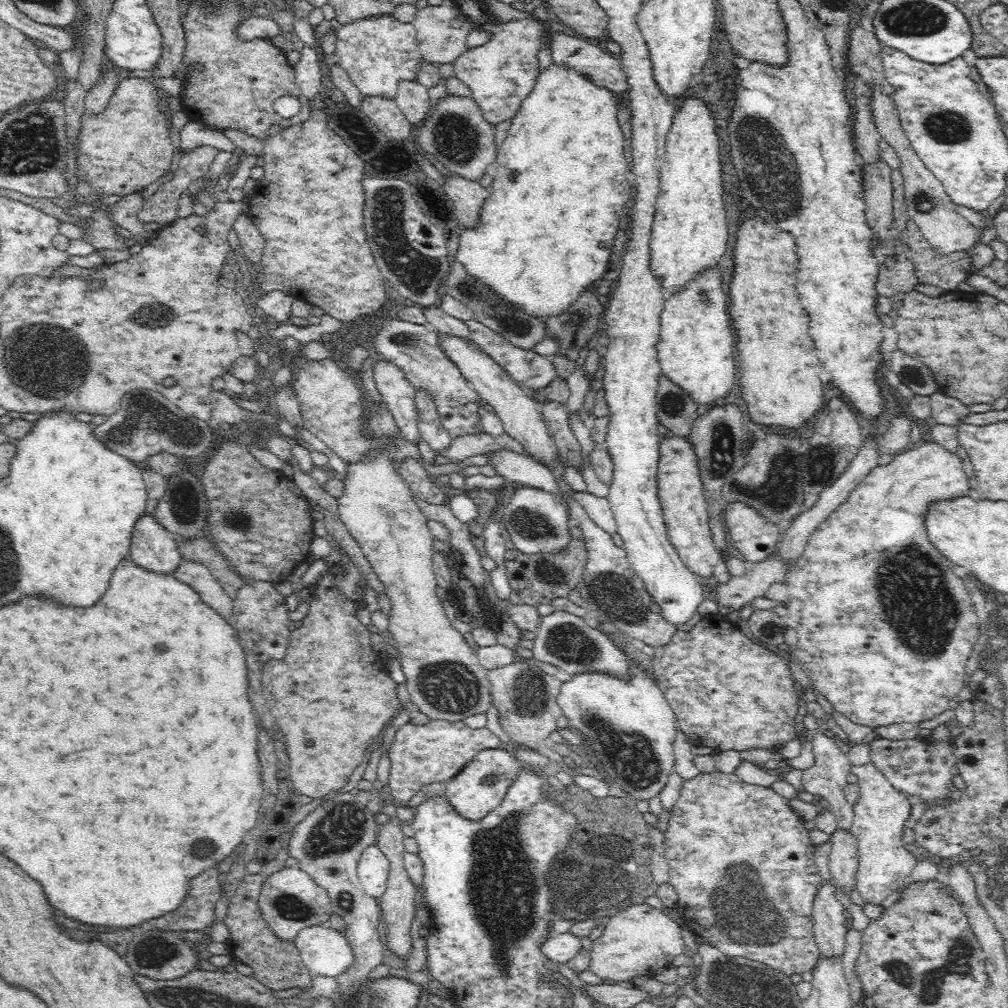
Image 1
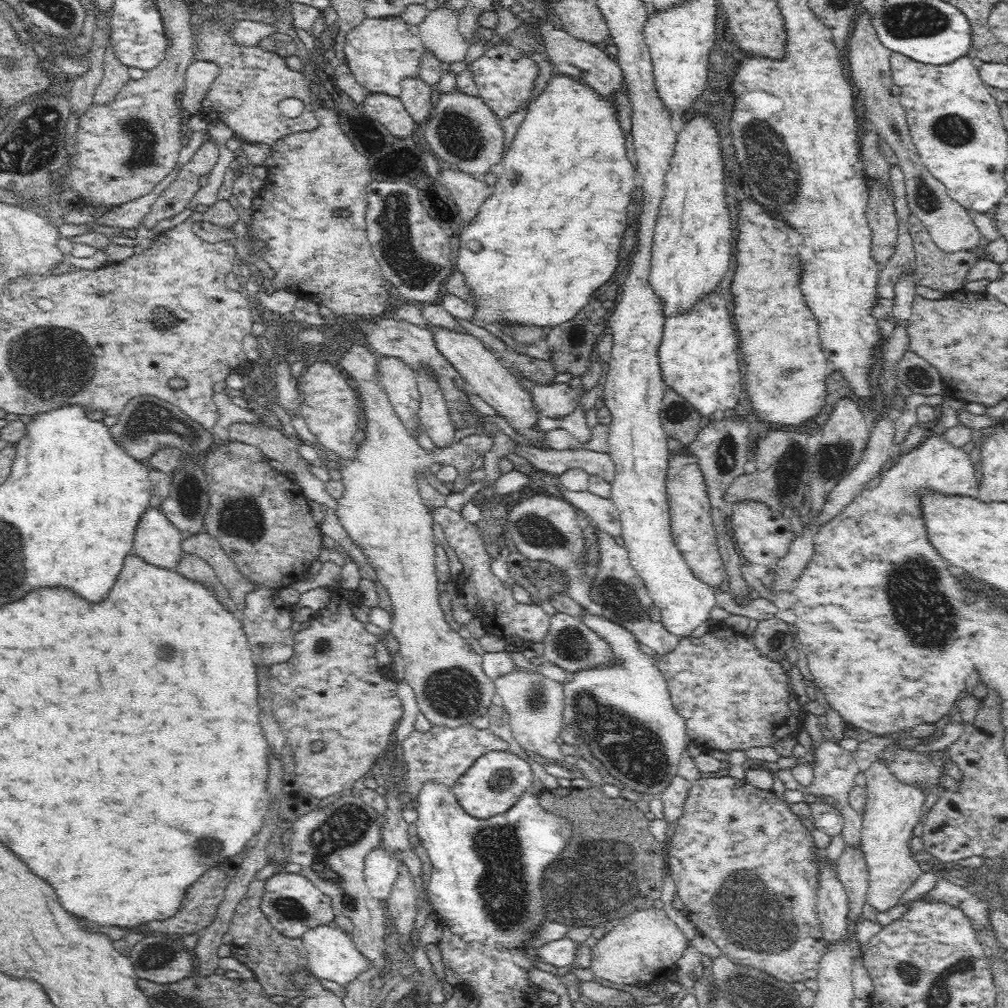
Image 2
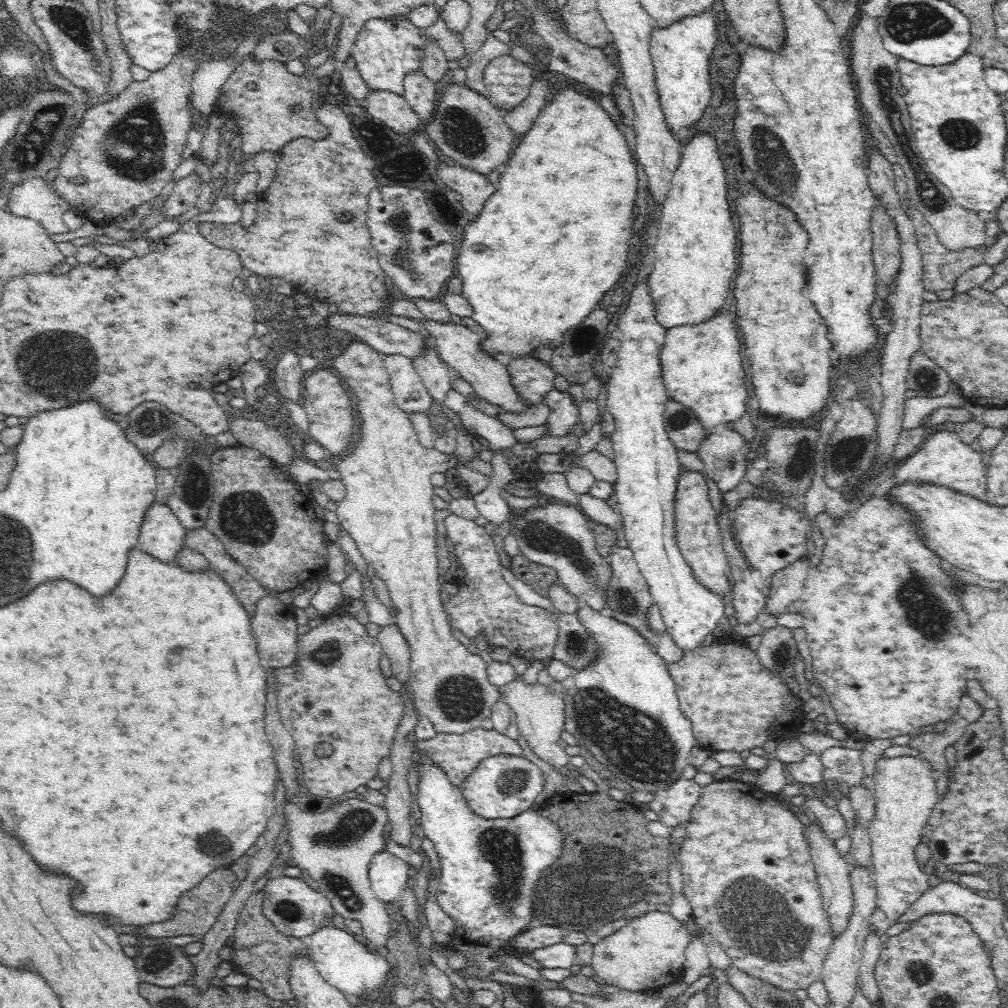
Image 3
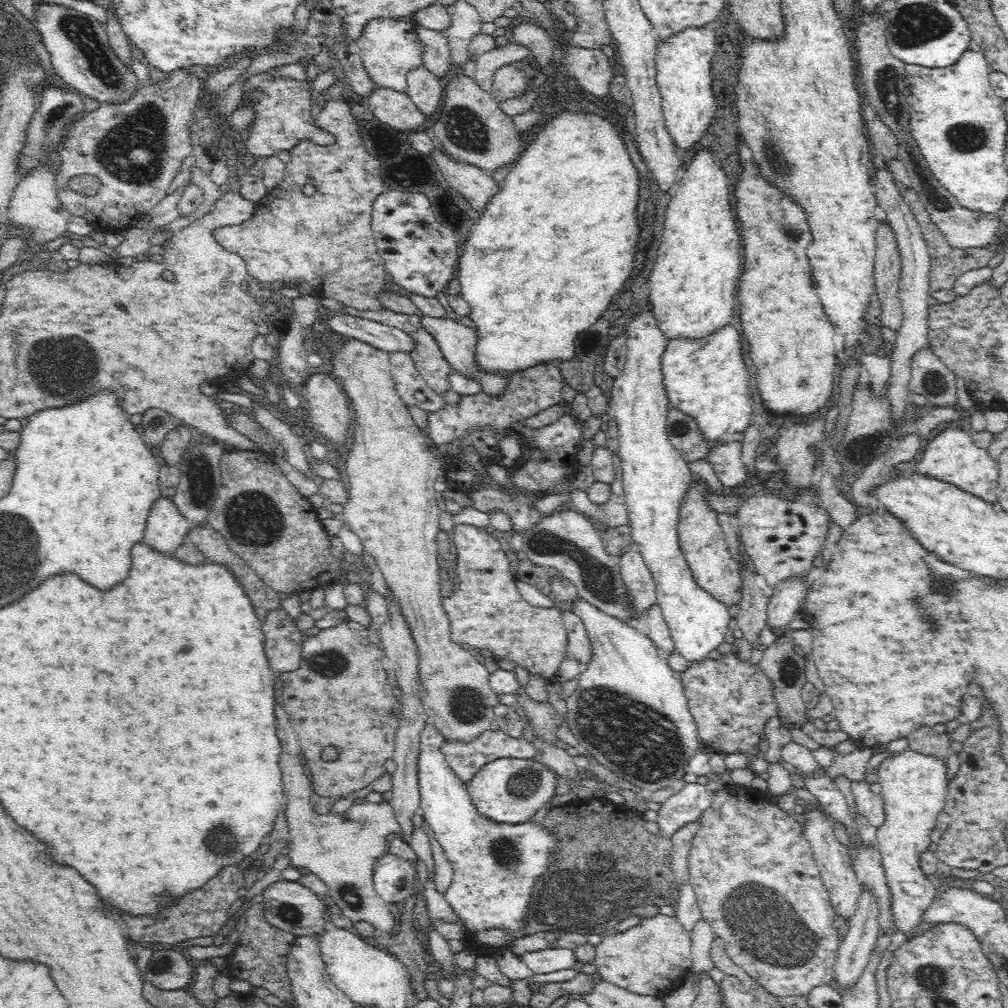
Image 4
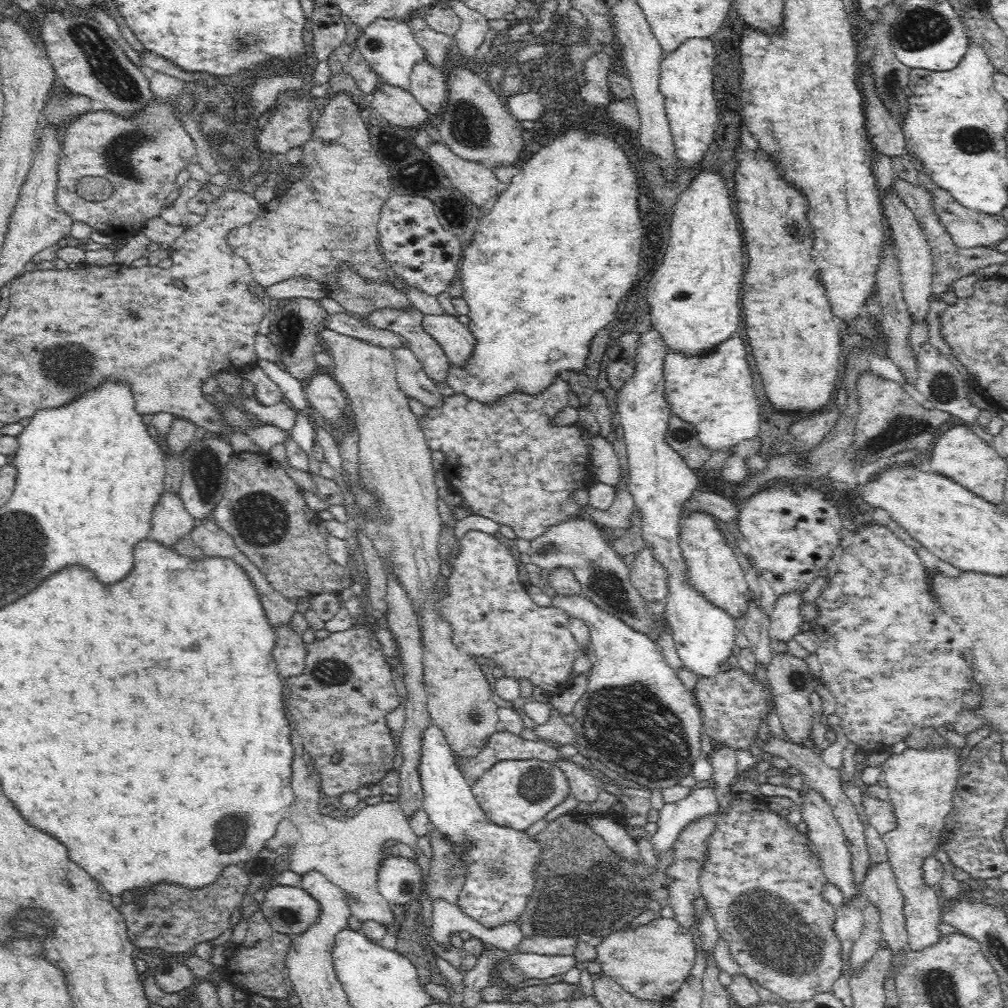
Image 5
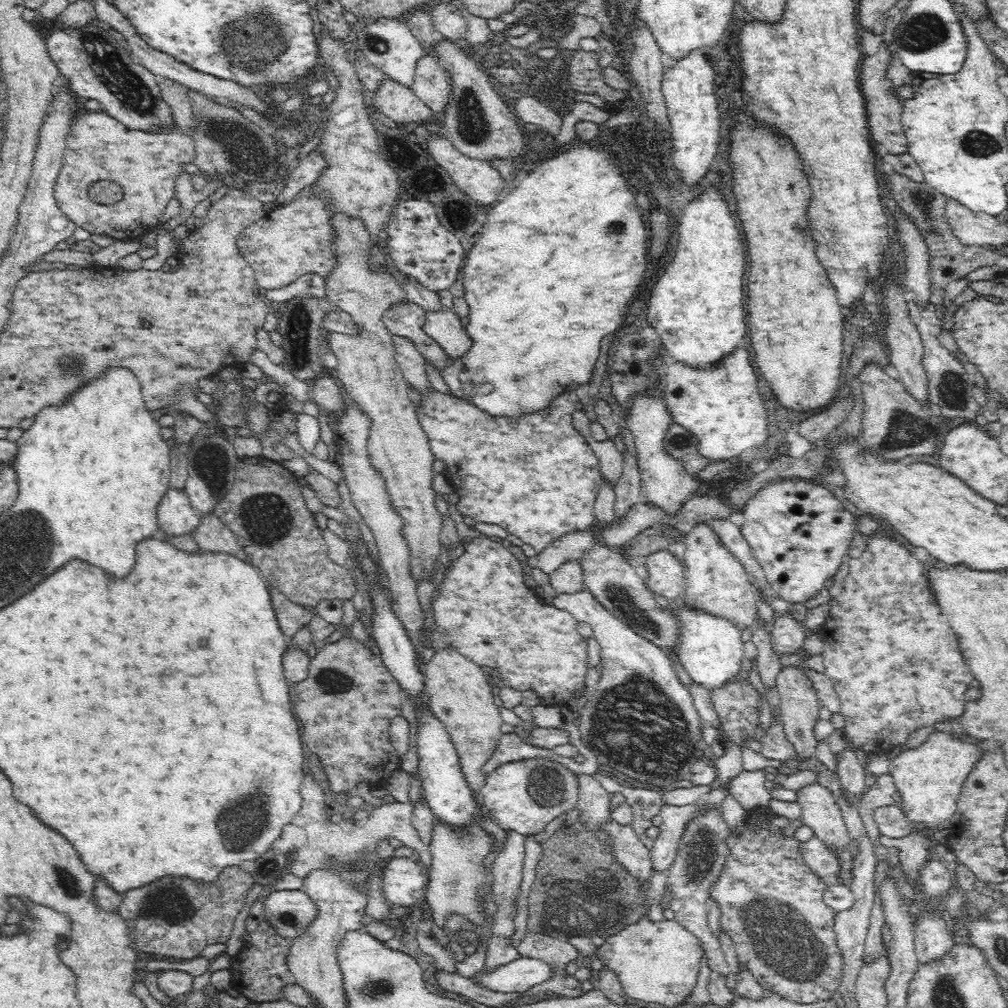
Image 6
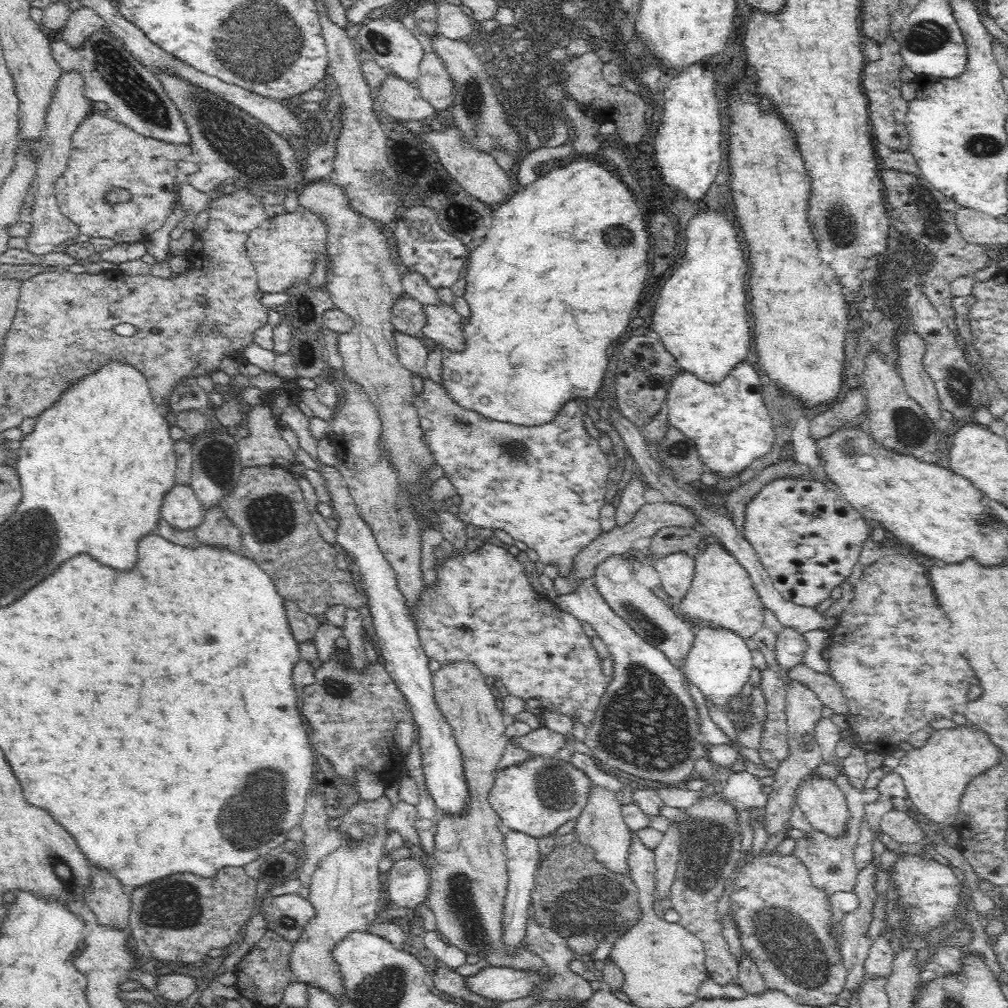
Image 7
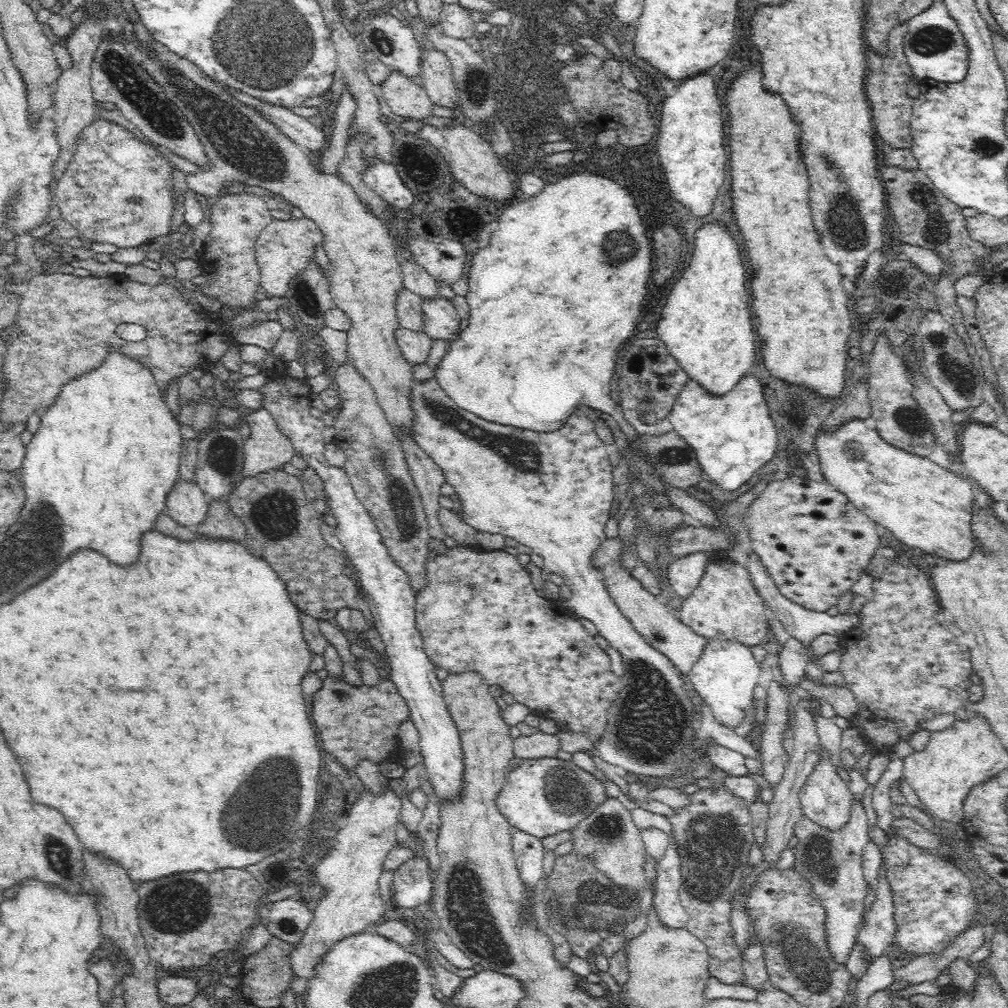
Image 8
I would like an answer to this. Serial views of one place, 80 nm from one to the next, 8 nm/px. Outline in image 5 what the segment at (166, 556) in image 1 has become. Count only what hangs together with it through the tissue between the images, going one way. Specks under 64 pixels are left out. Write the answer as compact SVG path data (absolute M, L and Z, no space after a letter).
M174 493L162 494L154 506L151 516L149 536L164 548L173 548L198 524L183 509L180 497Z

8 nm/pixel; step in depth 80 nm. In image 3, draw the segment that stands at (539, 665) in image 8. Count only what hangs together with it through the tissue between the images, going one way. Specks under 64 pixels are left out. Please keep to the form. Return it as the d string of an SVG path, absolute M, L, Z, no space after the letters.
M445 509L445 513L441 516L444 518L444 526L446 526L445 536L452 542L458 557L458 568L463 571L463 578L457 580L459 592L449 600L445 601L444 611L448 616L451 628L460 630L467 638L473 641L478 634L484 634L490 644L495 646L503 646L509 651L519 656L527 663L530 661L546 662L552 660L552 646L556 642L556 618L557 612L552 612L538 606L524 604L519 596L509 586L502 576L502 564L498 557L495 544L491 536L486 533L485 528L480 527L472 520L456 516L455 513Z

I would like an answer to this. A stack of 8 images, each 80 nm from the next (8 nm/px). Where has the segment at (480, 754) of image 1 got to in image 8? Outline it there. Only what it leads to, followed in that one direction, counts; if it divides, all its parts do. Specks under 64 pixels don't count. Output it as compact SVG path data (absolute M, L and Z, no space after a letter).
M557 757L523 759L505 774L505 781L495 798L500 814L522 832L542 839L576 826L606 796L604 783L571 760Z

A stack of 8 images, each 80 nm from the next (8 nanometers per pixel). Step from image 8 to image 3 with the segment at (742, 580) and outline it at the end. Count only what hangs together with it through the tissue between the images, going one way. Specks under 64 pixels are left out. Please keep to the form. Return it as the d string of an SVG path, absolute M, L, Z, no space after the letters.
M681 465L673 492L673 529L682 556L689 564L694 577L716 595L732 594L732 580L728 559L723 551L722 537L717 525L716 510L708 498L708 484L698 470Z

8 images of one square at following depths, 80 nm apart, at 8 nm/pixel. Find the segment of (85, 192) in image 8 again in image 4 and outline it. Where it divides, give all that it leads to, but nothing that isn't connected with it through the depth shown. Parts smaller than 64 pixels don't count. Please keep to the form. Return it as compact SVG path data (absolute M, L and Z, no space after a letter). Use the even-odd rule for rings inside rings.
M190 65L189 67L180 67L176 70L171 70L164 76L164 80L158 80L158 82L154 82L154 84L150 84L149 82L141 83L136 86L135 90L132 94L129 95L128 98L122 100L122 102L108 102L100 105L100 108L96 108L96 110L92 110L90 113L81 114L80 117L76 119L73 126L68 130L68 137L64 140L64 144L60 151L60 160L62 160L62 166L58 170L56 174L56 192L60 201L64 207L70 211L70 214L75 216L80 216L89 221L93 226L97 226L102 230L106 231L115 231L128 229L131 222L135 222L137 219L141 218L143 215L148 214L149 210L166 196L166 190L173 182L174 178L177 176L177 173L180 170L183 161L187 156L191 154L192 150L192 140L190 140L191 133L191 125L194 119L194 112L196 111L196 103L200 100L201 92L200 92L200 80L196 78L196 68L194 65ZM80 174L90 174L90 176L96 176L98 178L98 182L100 182L100 186L98 186L98 190L92 194L92 196L86 196L86 194L78 194L78 192L74 192L70 185L72 180L72 176L80 176Z

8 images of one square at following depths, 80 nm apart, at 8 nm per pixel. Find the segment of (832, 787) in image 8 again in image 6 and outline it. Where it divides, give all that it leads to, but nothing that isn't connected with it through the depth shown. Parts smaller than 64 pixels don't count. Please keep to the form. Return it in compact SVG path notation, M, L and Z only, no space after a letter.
M816 783L808 784L796 791L797 803L801 808L803 824L812 828L812 832L820 842L827 848L834 851L833 857L837 860L837 880L840 885L850 886L852 882L853 856L849 852L851 838L847 833L844 821L842 820L839 806L835 803L834 797L825 788L818 786Z

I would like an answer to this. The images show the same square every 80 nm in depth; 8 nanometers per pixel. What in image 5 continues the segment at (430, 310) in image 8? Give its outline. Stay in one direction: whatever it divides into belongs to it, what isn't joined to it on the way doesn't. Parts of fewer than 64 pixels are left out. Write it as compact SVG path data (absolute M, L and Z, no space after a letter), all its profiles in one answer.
M448 313L440 316L424 315L422 326L443 348L452 365L464 368L468 364L476 346L476 337L469 326L463 325L455 316Z

